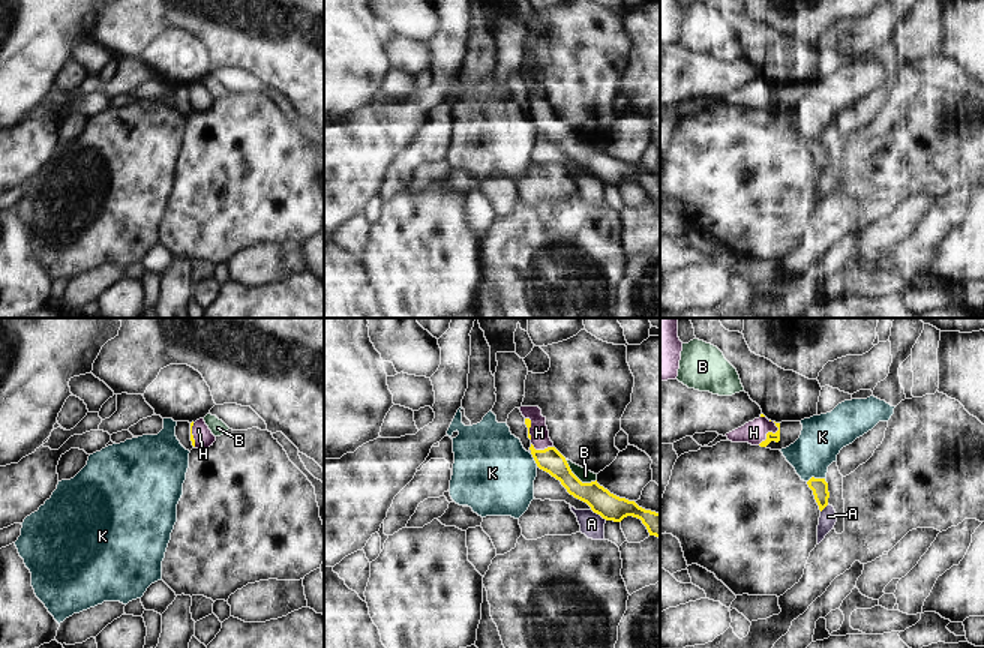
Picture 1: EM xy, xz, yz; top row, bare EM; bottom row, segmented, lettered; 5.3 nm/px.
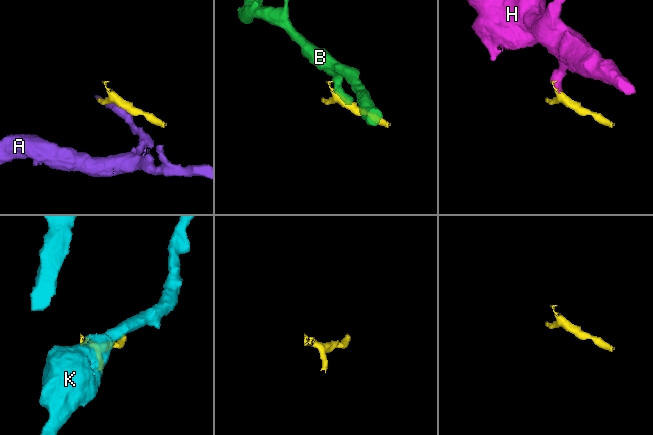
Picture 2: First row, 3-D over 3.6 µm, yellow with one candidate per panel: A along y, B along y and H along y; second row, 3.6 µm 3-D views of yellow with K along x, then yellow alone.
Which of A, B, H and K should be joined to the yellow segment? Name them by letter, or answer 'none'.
H

